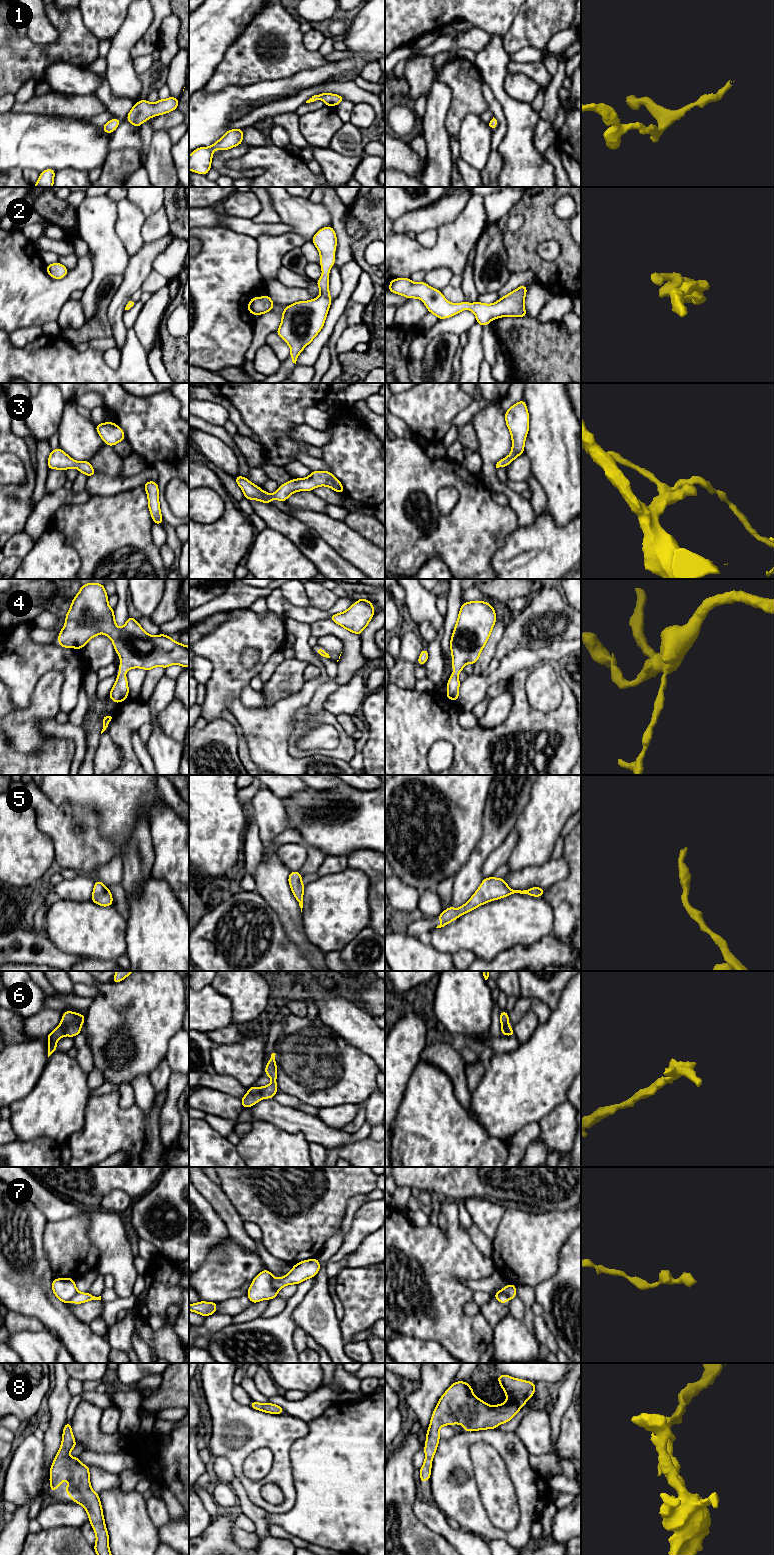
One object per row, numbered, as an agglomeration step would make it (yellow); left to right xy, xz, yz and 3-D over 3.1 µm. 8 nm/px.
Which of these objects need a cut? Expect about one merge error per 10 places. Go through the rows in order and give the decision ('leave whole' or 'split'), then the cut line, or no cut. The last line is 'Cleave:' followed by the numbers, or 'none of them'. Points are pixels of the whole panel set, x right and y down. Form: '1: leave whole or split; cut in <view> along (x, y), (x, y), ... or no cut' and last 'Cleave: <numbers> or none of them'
1: leave whole; no cut
2: leave whole; no cut
3: leave whole; no cut
4: leave whole; no cut
5: leave whole; no cut
6: leave whole; no cut
7: split; cut in yz along (495, 1295), (504, 1293), (510, 1299)
8: leave whole; no cut
Cleave: 7

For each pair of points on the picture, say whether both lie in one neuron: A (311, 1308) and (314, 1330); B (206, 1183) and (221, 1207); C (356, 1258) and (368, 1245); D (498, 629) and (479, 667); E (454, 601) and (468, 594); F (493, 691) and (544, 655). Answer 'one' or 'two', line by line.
A: one
B: one
C: one
D: one
E: two
F: two

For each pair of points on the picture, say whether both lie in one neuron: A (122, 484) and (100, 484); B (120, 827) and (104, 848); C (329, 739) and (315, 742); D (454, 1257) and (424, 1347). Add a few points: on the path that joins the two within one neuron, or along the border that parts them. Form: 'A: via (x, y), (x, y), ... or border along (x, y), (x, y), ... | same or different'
A: via (117, 484), (105, 484) | same
B: border along (97, 820), (99, 833), (112, 842), (117, 853) | different
C: via (326, 739), (318, 739) | same
D: border along (403, 1334), (432, 1339), (447, 1351) | different

